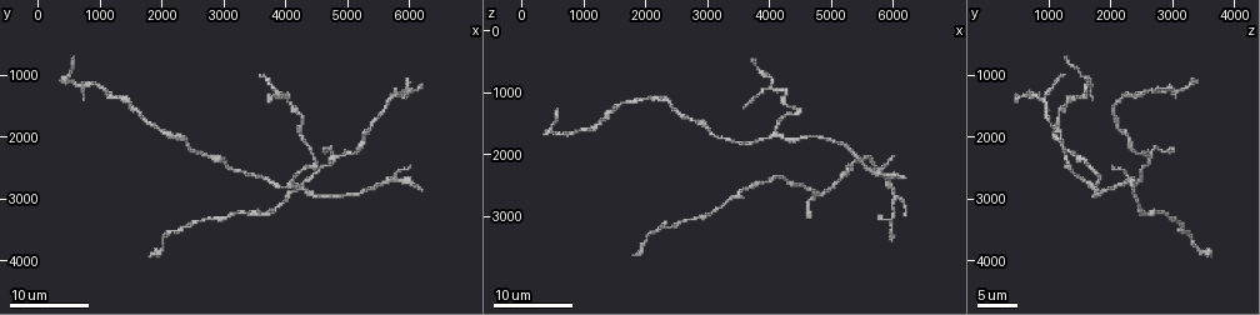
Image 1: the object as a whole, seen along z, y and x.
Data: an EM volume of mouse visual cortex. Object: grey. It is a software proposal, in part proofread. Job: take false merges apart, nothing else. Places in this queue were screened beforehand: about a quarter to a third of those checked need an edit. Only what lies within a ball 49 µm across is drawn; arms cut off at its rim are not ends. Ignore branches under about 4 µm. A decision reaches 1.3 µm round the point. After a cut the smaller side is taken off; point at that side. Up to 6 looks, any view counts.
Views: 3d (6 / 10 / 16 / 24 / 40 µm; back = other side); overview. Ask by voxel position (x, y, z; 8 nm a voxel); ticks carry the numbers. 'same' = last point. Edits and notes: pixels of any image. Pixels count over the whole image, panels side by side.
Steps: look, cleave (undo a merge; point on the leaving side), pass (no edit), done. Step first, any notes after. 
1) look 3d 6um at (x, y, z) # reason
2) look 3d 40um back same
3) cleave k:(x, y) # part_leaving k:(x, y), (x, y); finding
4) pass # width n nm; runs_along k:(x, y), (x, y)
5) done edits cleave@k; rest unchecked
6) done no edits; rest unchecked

look 3d 16um at (4100, 2750, 1650) # branch point

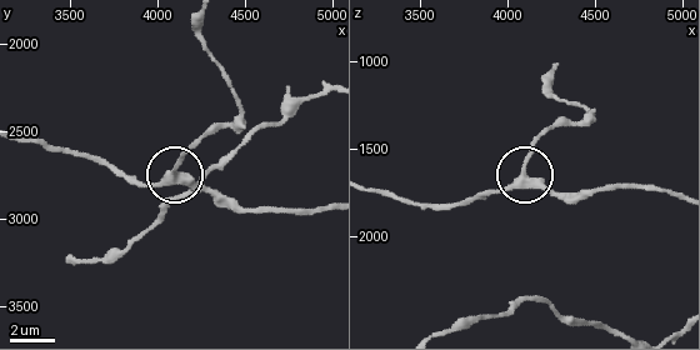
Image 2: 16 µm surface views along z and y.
look 3d 10um at (4100, 2740, 1620)

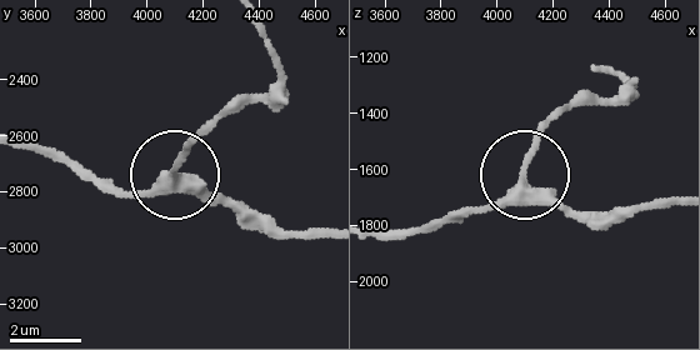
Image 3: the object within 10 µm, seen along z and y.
pass # width 280 nm; runs_along 3:(113, 195), (164, 183), (224, 108); one cell here

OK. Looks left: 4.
look 3d 24um at (4000, 1350, 950) # branch point

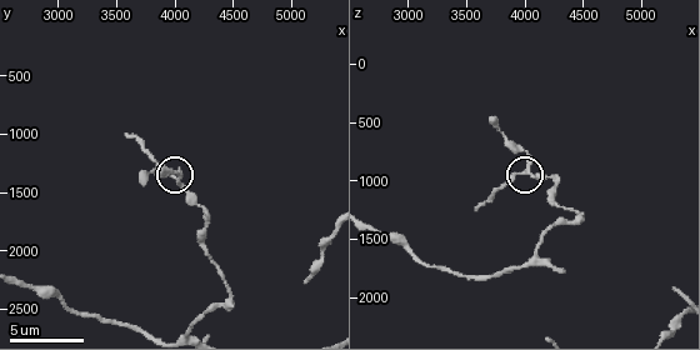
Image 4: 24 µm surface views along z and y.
look 3d 10um at (4000, 1380, 920)

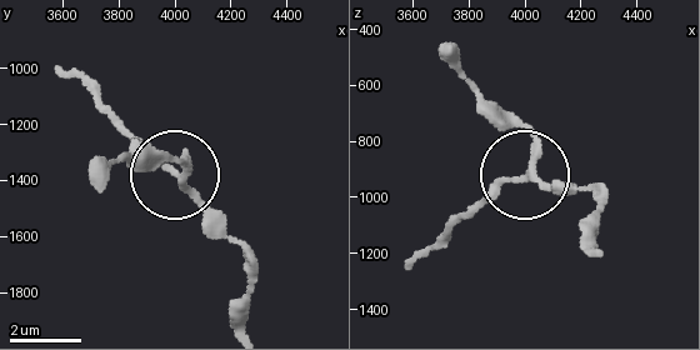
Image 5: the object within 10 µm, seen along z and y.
look 3d 6um at (4020, 1380, 920)

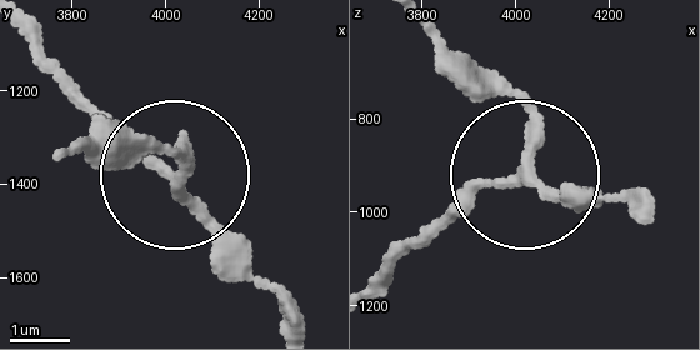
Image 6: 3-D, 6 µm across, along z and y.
pass # width 200 nm; continuous, no second cell

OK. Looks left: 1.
done no edits; rest unchecked

